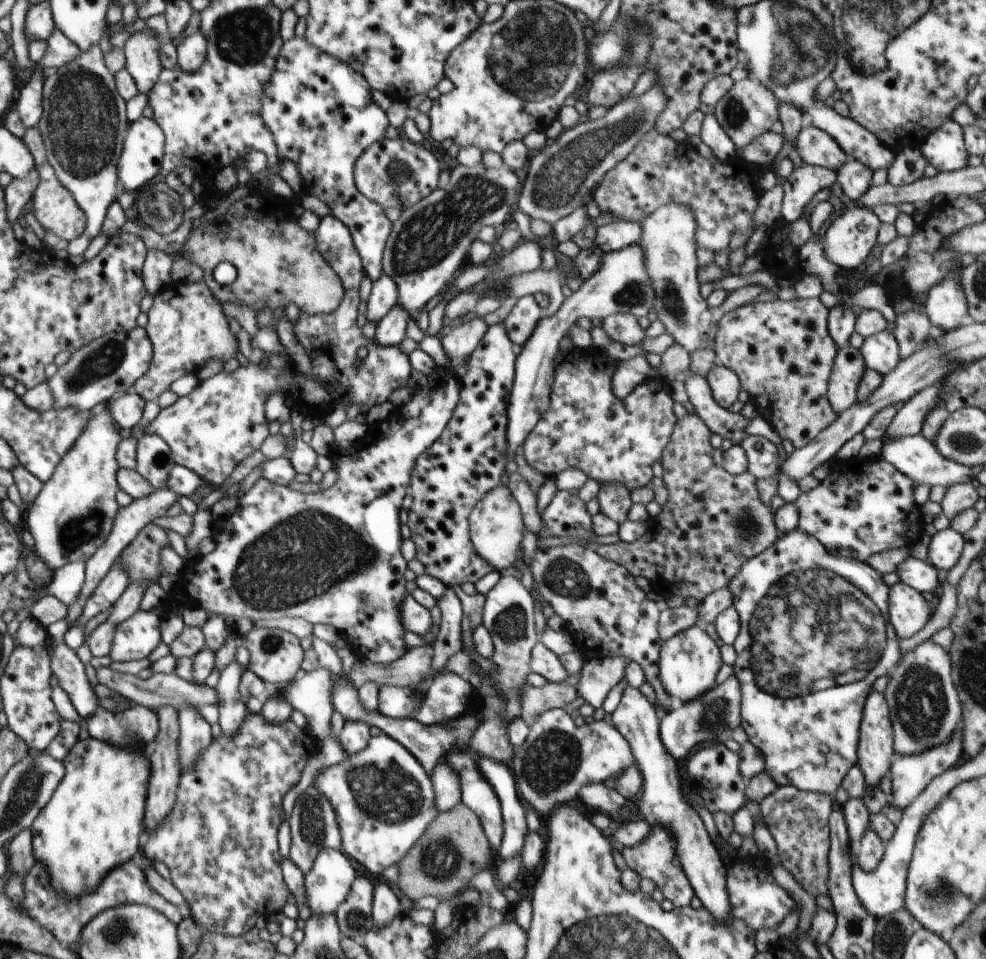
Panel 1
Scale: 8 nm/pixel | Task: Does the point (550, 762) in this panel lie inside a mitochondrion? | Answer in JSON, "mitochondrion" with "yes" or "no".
{"mitochondrion":"yes"}

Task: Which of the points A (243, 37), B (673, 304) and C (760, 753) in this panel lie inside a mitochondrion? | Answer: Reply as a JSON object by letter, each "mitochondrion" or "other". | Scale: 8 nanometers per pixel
{"A":"mitochondrion","B":"mitochondrion","C":"other"}

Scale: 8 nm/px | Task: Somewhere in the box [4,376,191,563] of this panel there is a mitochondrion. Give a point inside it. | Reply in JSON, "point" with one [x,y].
{"point":[75,532]}

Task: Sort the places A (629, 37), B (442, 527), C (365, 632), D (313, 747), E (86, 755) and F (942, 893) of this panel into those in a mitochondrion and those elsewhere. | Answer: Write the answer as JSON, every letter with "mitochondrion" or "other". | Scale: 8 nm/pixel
{"A":"mitochondrion","B":"other","C":"other","D":"other","E":"other","F":"mitochondrion"}

